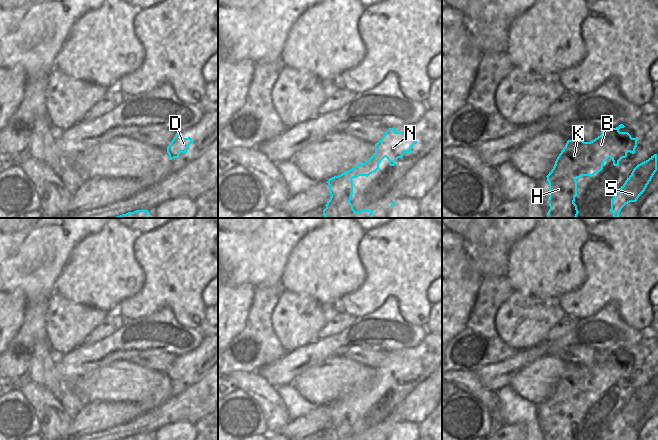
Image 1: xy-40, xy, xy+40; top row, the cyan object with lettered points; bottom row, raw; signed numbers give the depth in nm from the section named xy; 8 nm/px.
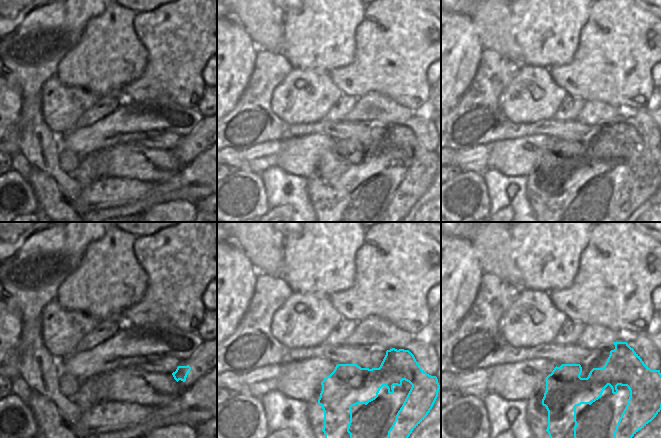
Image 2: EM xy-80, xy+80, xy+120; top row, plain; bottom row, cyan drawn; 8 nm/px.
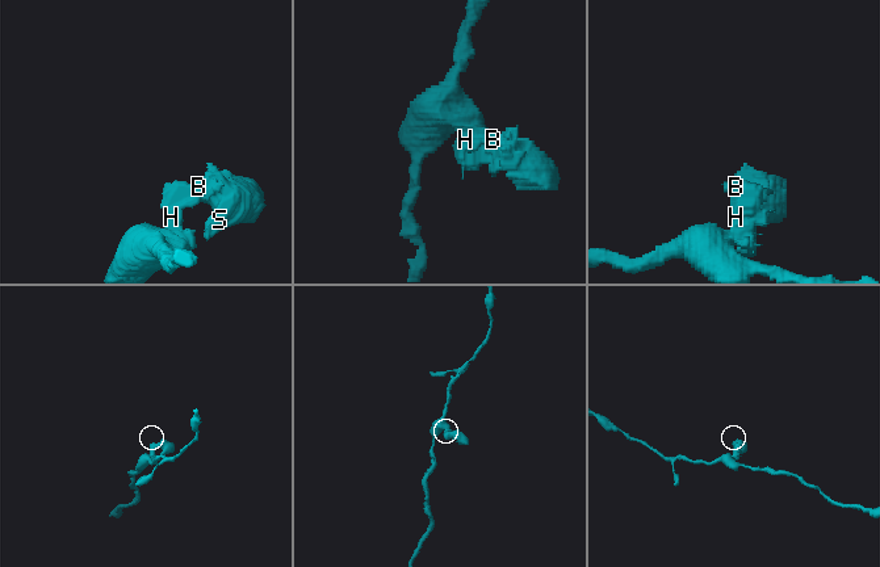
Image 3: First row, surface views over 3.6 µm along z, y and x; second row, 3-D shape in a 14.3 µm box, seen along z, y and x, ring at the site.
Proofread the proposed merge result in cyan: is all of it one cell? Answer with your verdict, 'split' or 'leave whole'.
leave whole

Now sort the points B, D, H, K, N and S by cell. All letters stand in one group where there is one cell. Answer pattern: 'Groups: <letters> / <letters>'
Groups: B D H K N S.

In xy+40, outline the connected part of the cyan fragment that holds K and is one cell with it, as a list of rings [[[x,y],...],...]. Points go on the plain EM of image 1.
[[[620,348],[616,352],[602,354],[601,359],[590,366],[582,364],[568,364],[565,371],[557,381],[553,393],[546,400],[549,407],[549,423],[547,427],[550,433],[547,440],[577,440],[579,435],[574,427],[577,419],[577,402],[582,400],[592,401],[603,393],[605,385],[610,381],[614,390],[619,389],[622,382],[627,381],[627,377],[635,377],[638,361],[632,362],[628,356],[620,356],[624,352]]]

